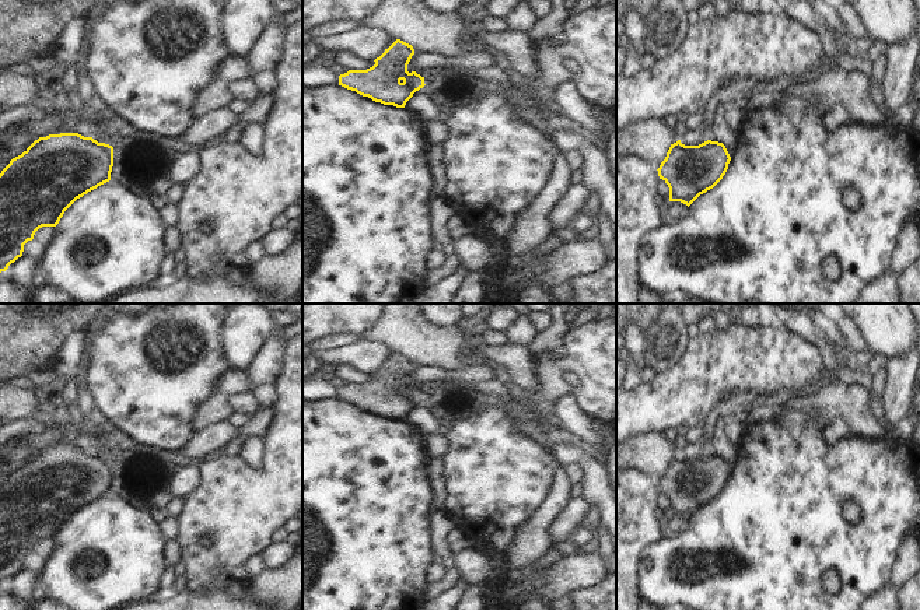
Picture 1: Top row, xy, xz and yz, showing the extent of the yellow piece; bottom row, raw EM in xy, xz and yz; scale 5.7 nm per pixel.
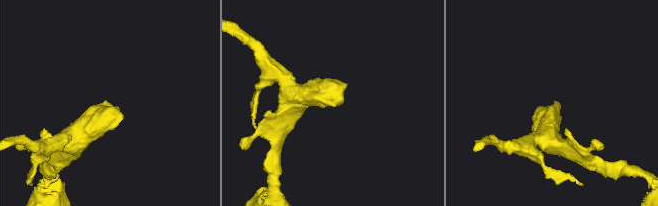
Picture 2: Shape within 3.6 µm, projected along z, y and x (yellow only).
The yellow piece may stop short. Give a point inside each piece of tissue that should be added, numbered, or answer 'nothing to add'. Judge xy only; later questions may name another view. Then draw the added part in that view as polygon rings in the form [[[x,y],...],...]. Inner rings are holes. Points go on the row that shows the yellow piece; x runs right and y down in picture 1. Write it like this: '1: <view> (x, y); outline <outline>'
nothing to add

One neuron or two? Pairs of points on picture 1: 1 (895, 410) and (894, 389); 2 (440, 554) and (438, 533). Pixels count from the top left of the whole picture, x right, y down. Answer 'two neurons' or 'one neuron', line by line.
1: one neuron
2: one neuron

